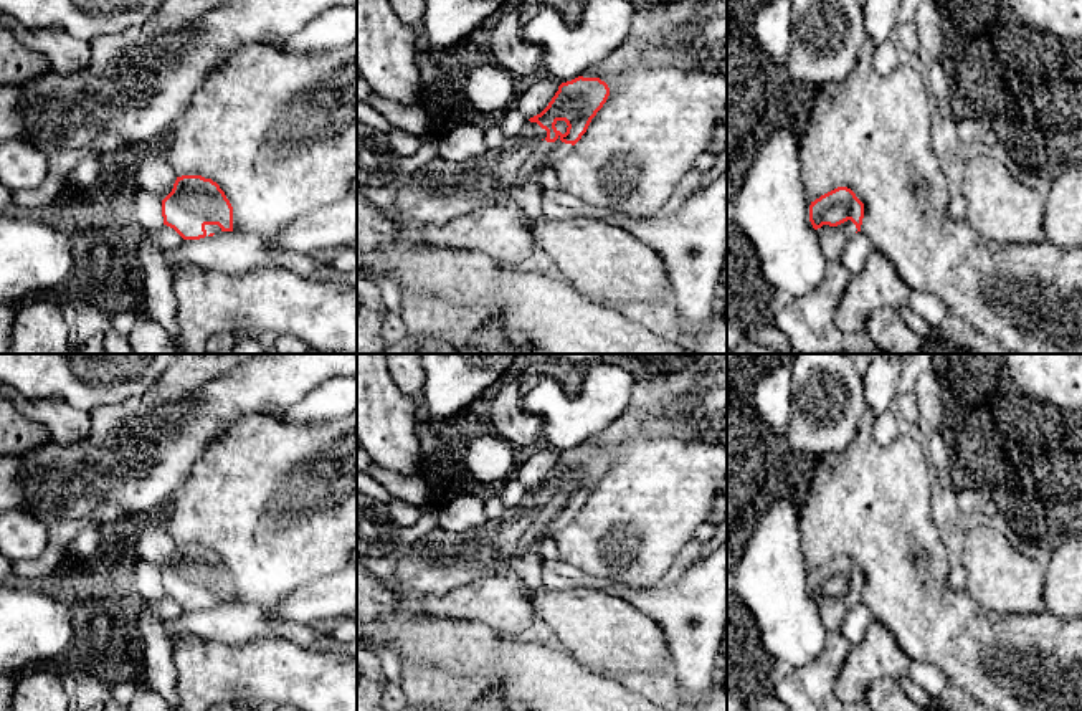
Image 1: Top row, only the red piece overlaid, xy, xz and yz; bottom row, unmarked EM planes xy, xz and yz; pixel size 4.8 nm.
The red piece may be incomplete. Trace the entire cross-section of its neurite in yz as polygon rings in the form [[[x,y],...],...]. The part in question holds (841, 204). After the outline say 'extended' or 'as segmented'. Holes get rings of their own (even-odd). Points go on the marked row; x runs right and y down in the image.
[[[838,187],[809,205],[809,222],[829,261],[841,260],[847,241],[861,231],[864,203],[847,187]]]; extended

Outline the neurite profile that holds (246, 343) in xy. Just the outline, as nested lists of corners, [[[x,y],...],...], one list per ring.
[[[251,332],[238,334],[228,354],[268,354],[259,337]]]

